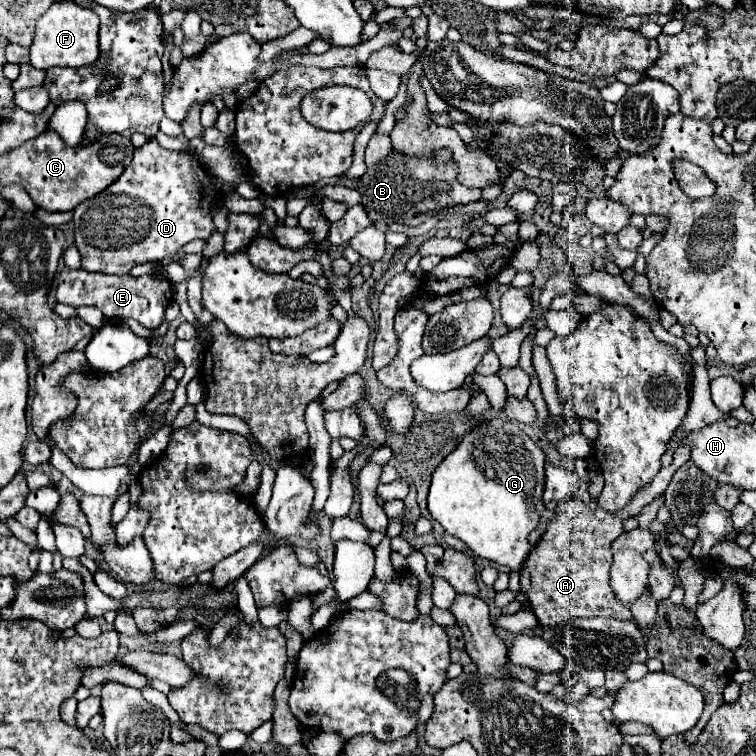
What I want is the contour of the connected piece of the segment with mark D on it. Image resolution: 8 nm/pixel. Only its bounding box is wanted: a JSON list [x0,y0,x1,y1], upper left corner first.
[74,138,222,274]

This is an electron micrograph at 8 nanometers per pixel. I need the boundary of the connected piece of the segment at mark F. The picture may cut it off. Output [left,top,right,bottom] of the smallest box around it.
[30,2,100,70]

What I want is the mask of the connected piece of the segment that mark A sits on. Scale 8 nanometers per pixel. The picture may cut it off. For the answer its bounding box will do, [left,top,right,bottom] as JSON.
[520,446,690,628]

